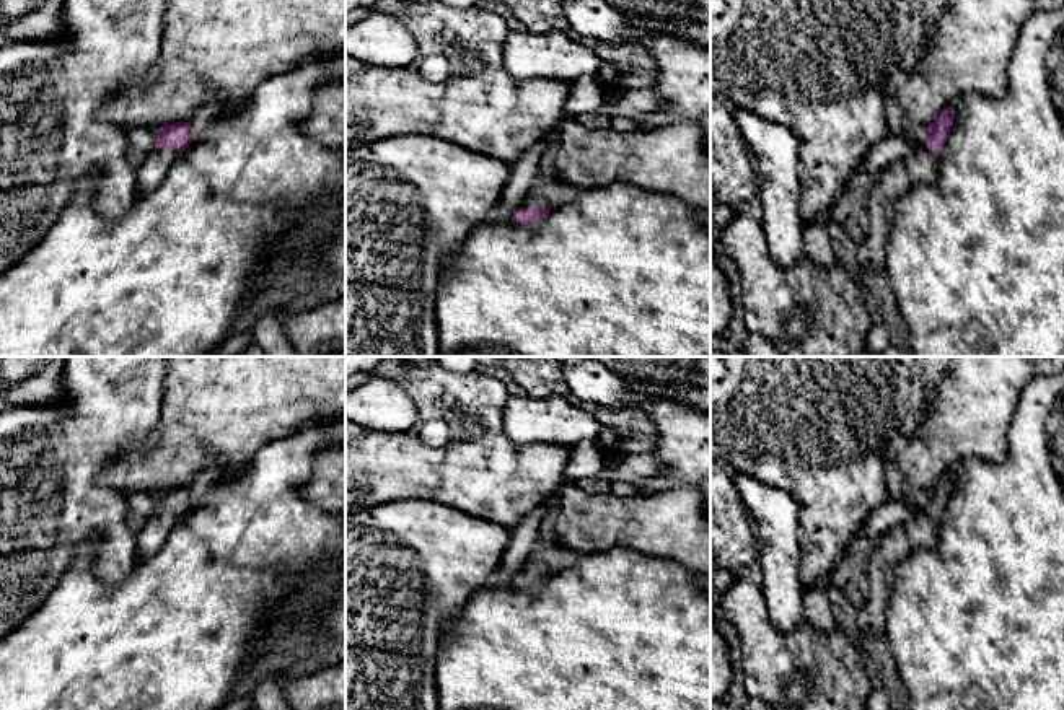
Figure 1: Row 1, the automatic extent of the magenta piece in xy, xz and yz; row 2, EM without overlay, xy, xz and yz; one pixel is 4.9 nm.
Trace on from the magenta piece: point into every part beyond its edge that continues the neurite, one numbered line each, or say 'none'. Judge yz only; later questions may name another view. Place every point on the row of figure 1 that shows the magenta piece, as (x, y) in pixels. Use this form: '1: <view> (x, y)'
1: yz (919, 166)

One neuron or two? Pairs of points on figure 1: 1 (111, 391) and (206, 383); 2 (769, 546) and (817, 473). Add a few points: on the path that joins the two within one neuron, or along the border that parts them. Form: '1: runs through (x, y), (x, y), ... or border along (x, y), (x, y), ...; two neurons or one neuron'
1: border along (163, 385), (162, 411), (157, 424); two neurons
2: border along (763, 482), (786, 490), (794, 499), (799, 541); two neurons

